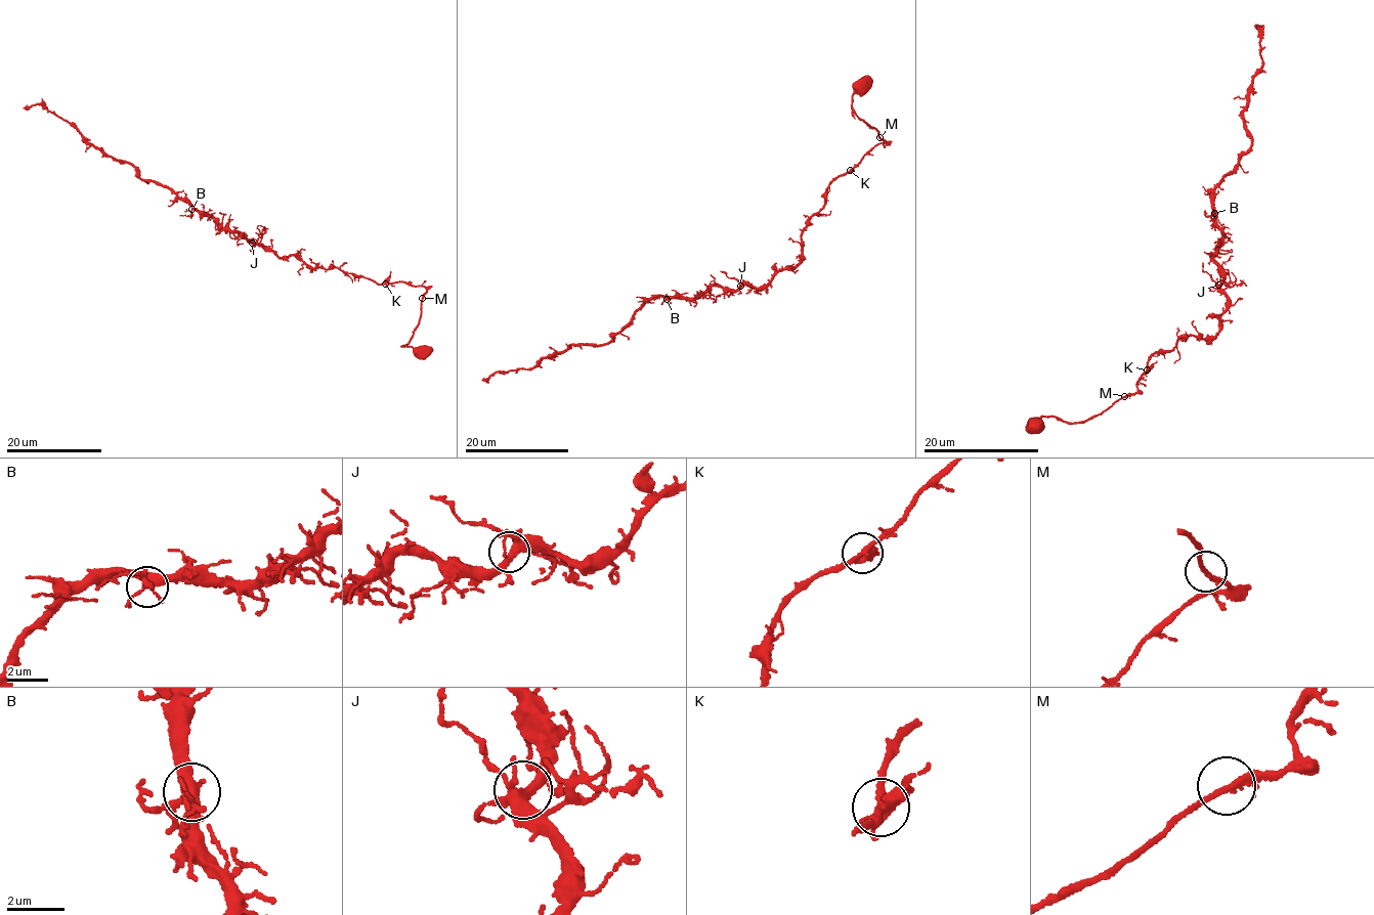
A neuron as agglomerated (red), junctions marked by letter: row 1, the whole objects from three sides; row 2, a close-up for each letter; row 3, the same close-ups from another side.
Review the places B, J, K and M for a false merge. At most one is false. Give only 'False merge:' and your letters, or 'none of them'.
False merge: none of them

